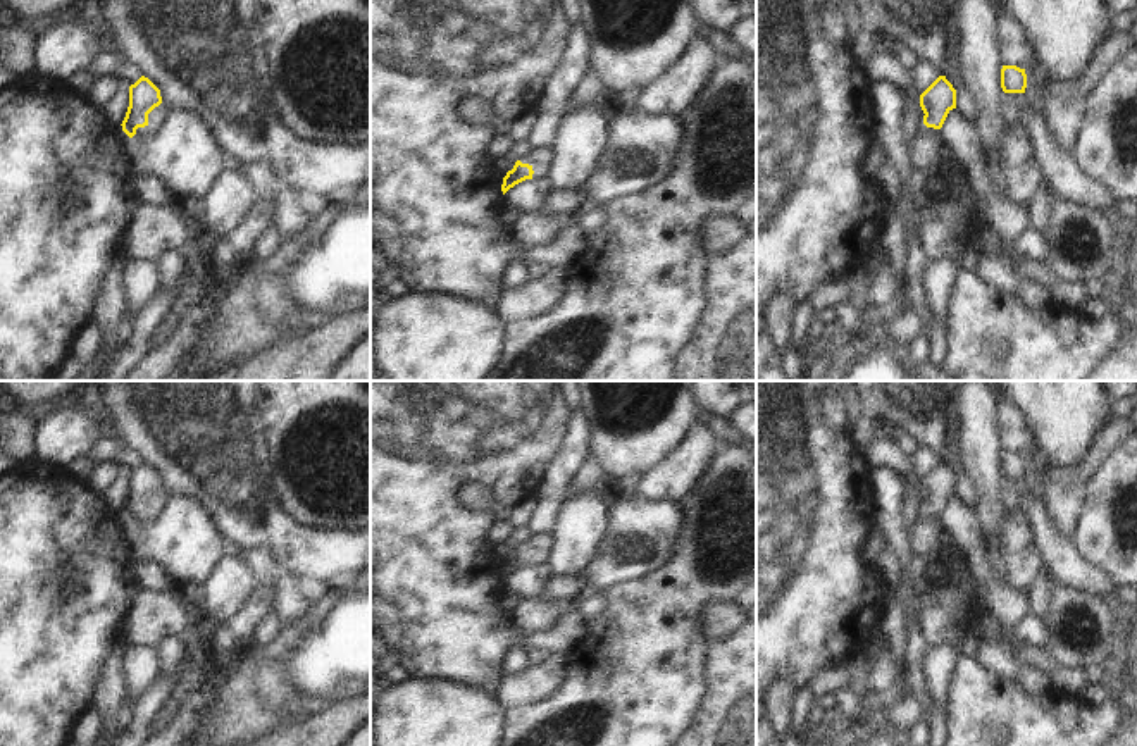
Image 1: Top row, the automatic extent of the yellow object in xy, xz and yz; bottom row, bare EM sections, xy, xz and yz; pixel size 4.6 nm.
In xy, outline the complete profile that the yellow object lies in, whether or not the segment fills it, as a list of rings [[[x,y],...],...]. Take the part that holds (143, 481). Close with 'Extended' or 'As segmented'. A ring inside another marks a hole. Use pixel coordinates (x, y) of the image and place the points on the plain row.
[[[145,462],[129,472],[129,493],[122,507],[122,517],[133,525],[157,520],[172,496],[162,488],[160,476]]]. Extended.

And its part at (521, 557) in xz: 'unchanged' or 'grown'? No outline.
grown

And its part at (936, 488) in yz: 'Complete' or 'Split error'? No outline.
Split error.

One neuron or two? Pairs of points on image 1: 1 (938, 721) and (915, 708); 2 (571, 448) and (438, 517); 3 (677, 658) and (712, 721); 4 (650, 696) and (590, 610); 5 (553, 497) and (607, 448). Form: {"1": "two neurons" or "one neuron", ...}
{"1": "one neuron", "2": "two neurons", "3": "two neurons", "4": "two neurons", "5": "two neurons"}

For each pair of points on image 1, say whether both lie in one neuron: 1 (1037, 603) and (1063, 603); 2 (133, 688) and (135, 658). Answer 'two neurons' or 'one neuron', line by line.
1: two neurons
2: one neuron

